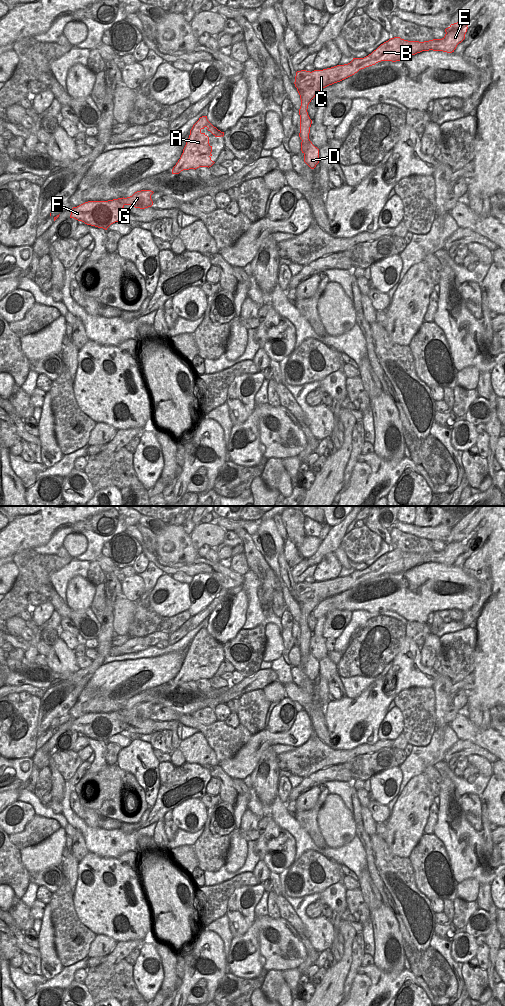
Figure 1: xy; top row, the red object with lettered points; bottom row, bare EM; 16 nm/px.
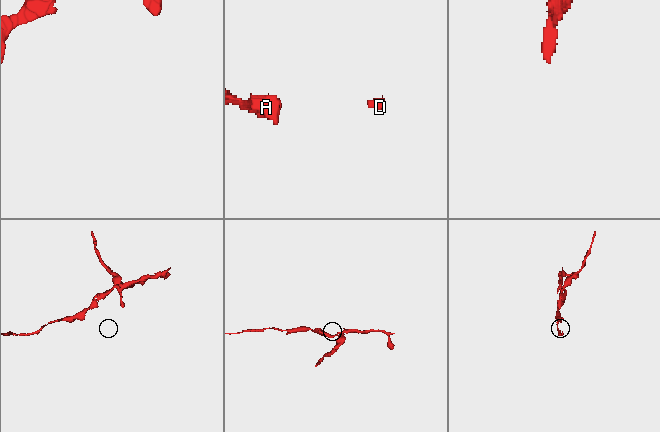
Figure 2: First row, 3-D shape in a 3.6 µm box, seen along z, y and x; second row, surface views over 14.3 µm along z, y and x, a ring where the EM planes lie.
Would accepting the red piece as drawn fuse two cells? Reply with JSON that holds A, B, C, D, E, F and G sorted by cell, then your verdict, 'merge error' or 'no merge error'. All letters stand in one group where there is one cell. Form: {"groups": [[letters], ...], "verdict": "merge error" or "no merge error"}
{"groups": [["A", "B", "C", "E", "F", "G"], ["D"]], "verdict": "merge error"}

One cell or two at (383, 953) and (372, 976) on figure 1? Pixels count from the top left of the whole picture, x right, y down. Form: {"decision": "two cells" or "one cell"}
{"decision": "two cells"}

